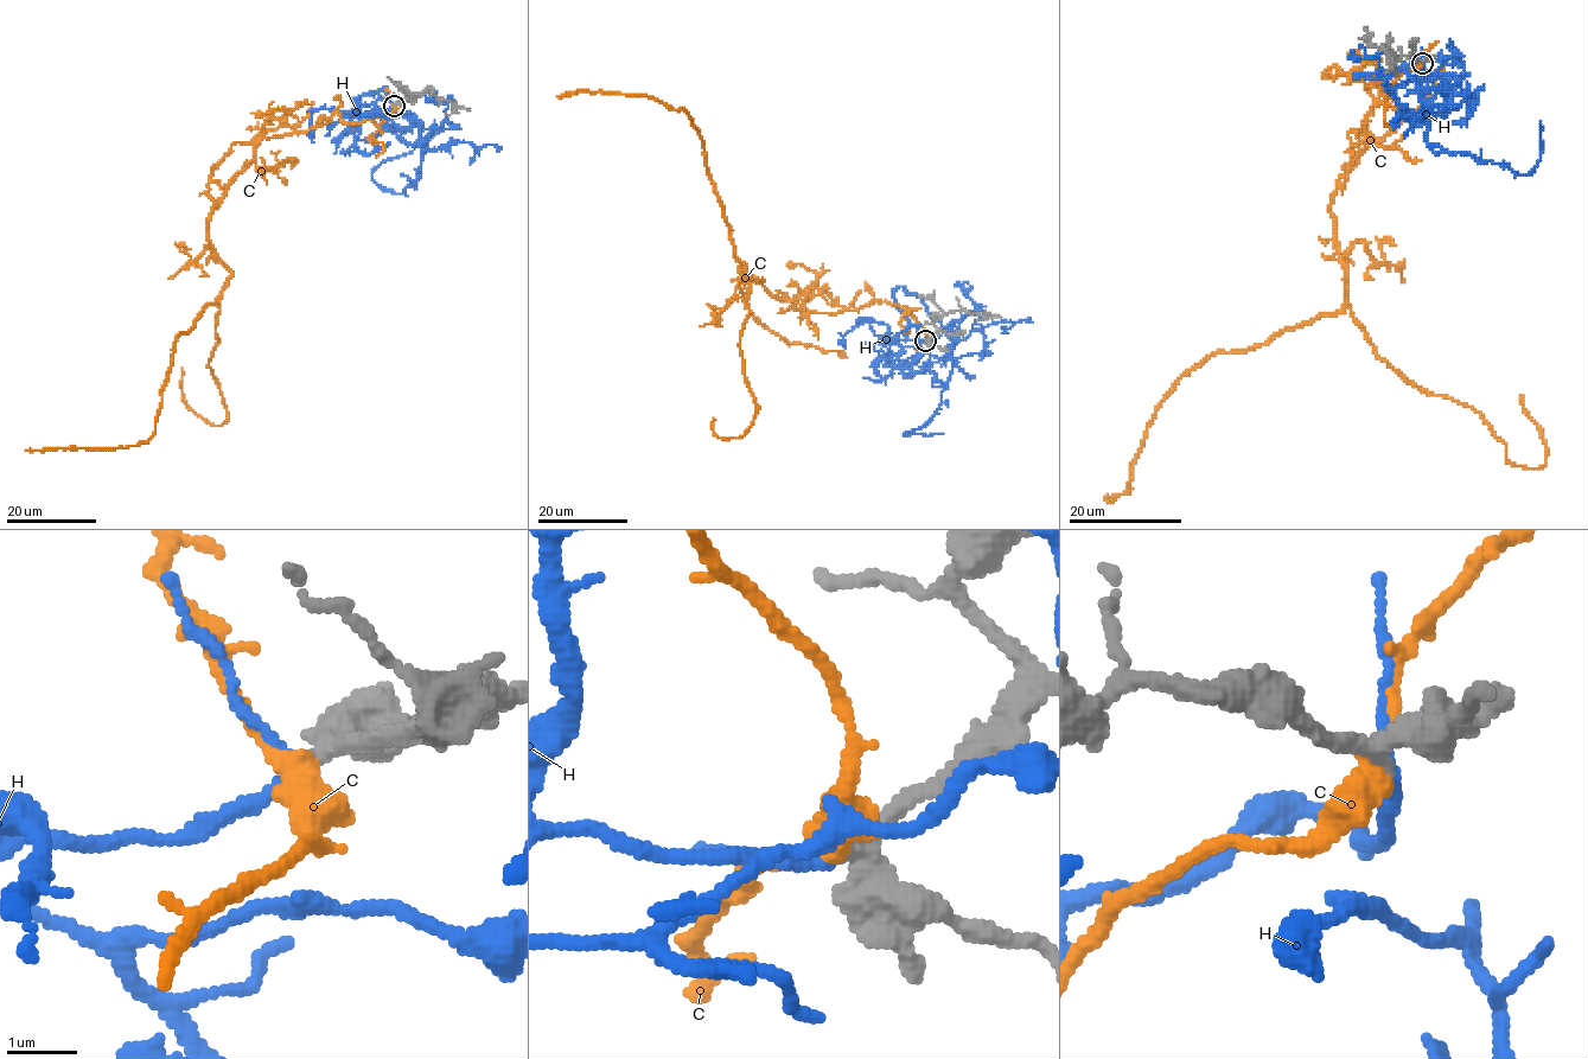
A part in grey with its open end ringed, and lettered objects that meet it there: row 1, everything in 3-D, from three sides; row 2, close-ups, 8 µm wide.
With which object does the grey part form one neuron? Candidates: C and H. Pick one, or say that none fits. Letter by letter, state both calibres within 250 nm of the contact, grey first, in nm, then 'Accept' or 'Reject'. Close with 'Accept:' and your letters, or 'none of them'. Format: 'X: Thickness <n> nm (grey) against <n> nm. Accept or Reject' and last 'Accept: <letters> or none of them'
C: Thickness 320 nm (grey) against 400 nm. Reject
H: Thickness 280 nm (grey) against 150 nm. Accept
Accept: H

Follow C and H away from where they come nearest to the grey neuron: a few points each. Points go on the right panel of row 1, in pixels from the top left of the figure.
C: (1422, 62), (1389, 85), (1372, 85), (1376, 71), (1388, 96), (1335, 192), (1345, 304), (1190, 369), (1114, 498)
H: (1423, 62), (1389, 76), (1353, 75), (1404, 70), (1424, 140), (1519, 174), (1541, 155), (1539, 121)

